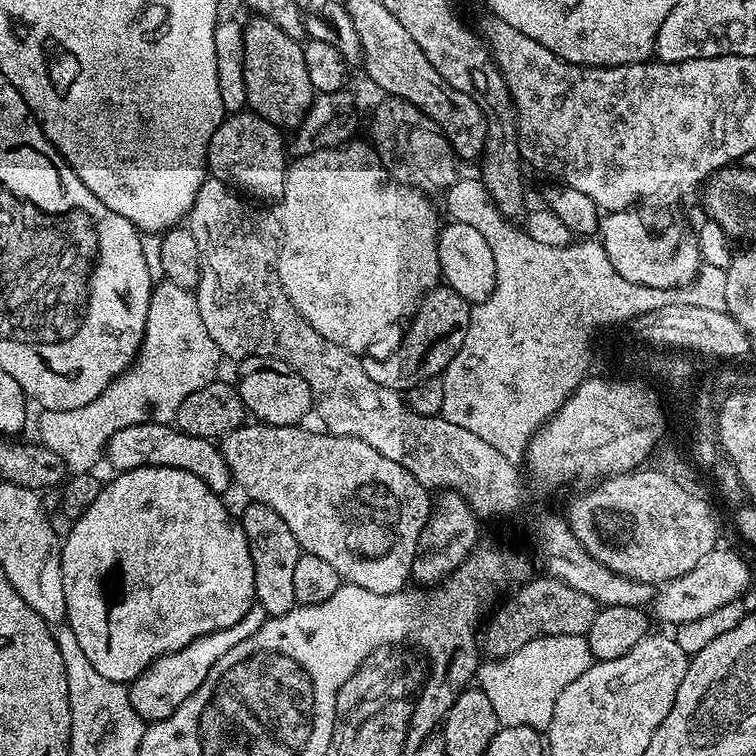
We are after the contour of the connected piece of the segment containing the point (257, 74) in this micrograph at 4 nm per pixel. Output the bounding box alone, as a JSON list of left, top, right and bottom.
[244,15,314,126]

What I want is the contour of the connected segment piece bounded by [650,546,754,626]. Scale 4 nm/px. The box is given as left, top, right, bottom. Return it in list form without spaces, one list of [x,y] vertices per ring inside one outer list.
[[[717,546],[694,570],[682,574],[676,580],[669,580],[663,585],[664,590],[655,593],[650,612],[664,624],[675,626],[692,622],[694,618],[702,618],[710,614],[710,610],[718,610],[718,606],[726,606],[726,602],[740,600],[754,576],[748,573],[748,564],[736,552],[724,546]]]

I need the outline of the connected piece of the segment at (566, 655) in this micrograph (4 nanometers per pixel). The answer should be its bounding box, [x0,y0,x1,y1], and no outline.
[478,634,594,730]

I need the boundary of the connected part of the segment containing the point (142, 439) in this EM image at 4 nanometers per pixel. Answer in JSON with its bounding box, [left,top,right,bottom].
[106,423,233,494]

